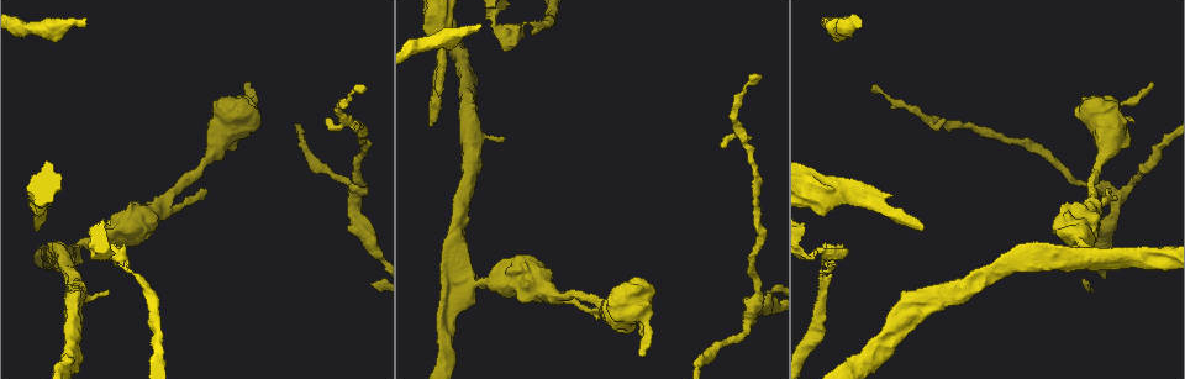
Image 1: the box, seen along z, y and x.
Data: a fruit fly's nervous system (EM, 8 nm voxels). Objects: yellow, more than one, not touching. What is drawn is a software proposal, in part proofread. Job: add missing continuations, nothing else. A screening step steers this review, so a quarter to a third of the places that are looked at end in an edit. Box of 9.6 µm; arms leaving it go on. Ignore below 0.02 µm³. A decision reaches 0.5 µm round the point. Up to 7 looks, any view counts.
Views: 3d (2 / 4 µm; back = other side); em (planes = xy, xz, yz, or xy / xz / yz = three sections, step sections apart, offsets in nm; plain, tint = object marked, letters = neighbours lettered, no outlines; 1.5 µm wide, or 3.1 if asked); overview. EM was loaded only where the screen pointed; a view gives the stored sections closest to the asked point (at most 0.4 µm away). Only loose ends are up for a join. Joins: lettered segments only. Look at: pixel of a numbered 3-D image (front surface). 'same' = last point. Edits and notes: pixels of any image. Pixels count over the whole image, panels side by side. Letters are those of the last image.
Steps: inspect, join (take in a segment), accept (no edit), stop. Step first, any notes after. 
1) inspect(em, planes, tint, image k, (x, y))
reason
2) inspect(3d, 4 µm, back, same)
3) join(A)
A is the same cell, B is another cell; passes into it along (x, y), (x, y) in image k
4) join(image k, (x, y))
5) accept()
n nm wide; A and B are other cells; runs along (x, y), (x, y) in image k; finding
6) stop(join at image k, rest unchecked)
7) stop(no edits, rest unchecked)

inspect(em, planes, letters, image 1, (208, 189))

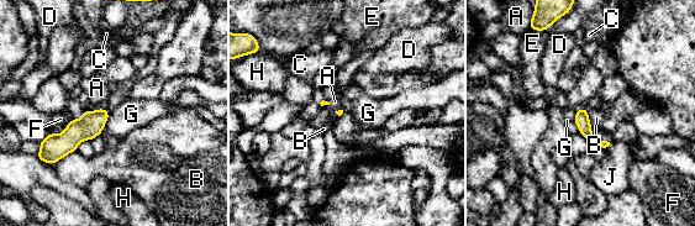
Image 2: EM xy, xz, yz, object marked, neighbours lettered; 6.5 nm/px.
accept()
B touches over 180 nm; A, B, C, D, E, F, G, H and J are other cells; runs along (105, 114), (64, 143), (47, 148) in image 2; none of them fits

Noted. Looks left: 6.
inspect(em, planes, letters, image 1, (824, 21))
branch stops here

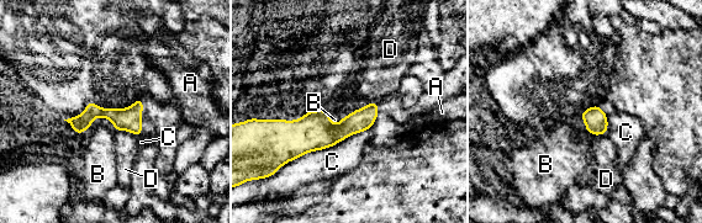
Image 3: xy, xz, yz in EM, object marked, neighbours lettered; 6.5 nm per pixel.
accept()
A, B, C and D are other cells; border along (91, 126), (84, 132) in image 3; no lettered segment goes on from it

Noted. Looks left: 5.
inspect(em, yz, step 4, tint, image 1, (759, 77))
free end

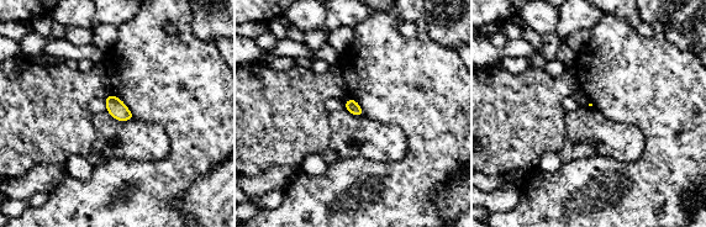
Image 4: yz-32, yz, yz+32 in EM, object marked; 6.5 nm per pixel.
inspect(em, yz, step 4, letters, same)

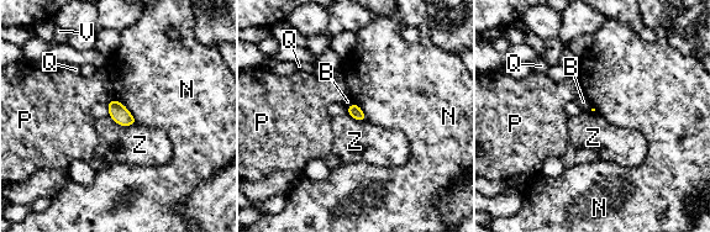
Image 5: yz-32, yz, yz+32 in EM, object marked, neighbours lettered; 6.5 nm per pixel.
accept()
B, N, P, Q, V and Z are other cells; border along (109, 115), (119, 125), (136, 125) in image 5; none of them fits

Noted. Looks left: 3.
stop(no edits, rest unchecked)

